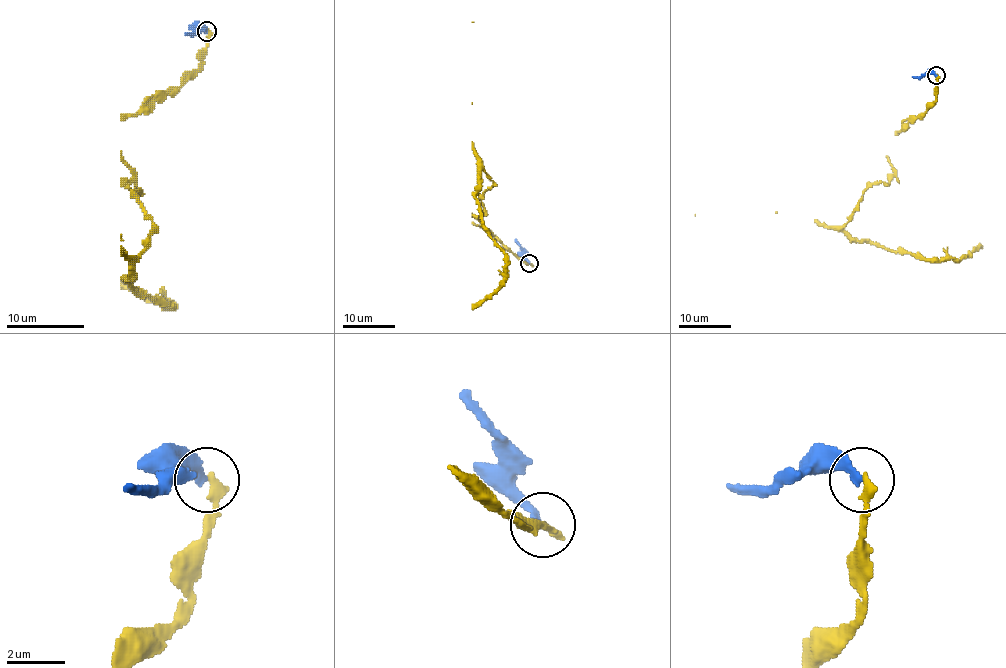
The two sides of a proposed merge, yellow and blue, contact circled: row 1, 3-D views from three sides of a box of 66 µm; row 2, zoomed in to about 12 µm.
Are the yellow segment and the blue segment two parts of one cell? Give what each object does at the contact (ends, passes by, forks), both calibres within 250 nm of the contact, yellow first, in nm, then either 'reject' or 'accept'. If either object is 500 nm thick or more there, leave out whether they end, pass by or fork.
yellow ends; blue ends; calibres 300 and 260 nm; reject

